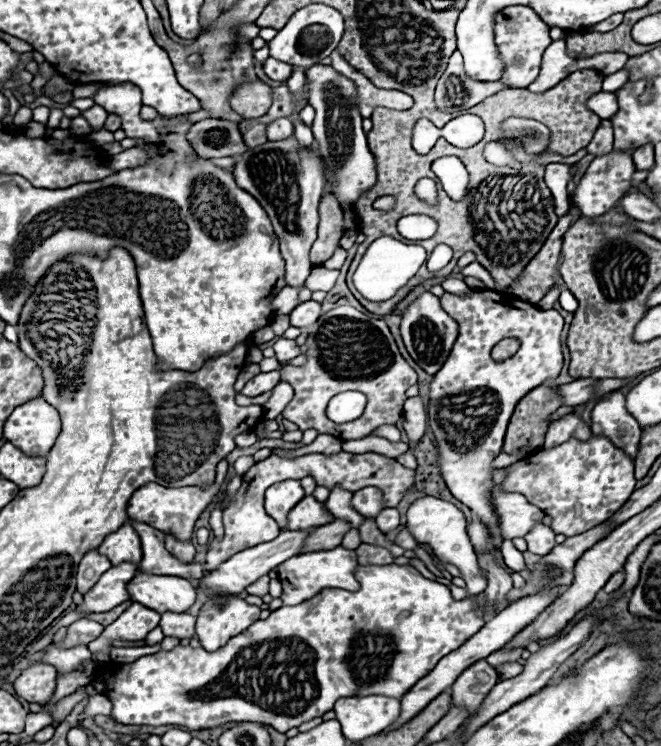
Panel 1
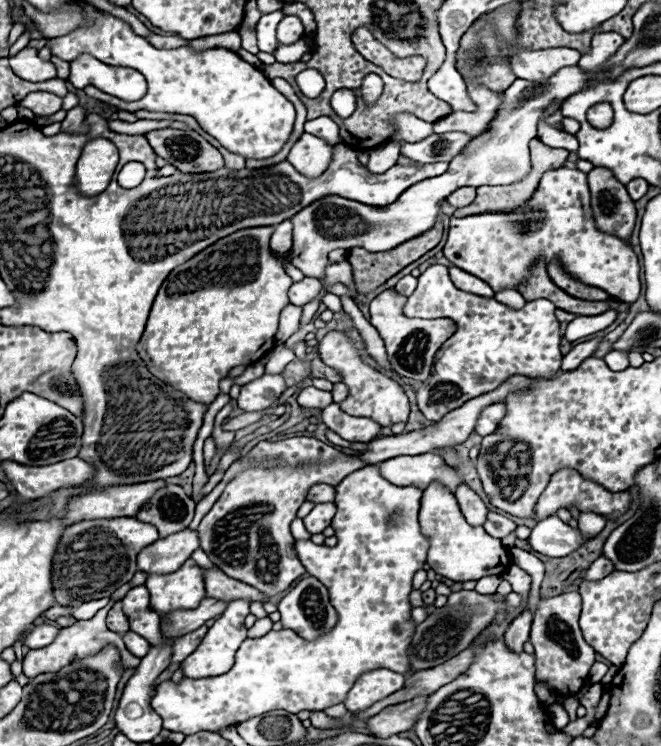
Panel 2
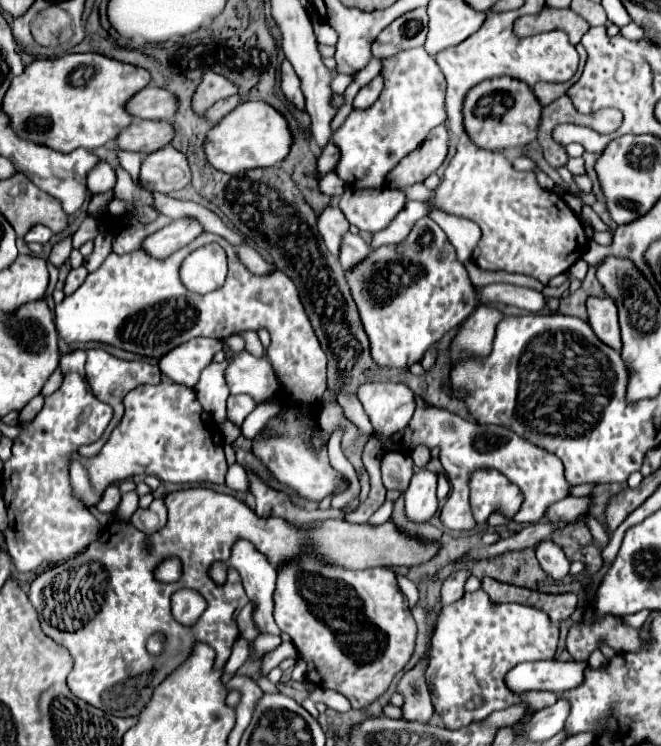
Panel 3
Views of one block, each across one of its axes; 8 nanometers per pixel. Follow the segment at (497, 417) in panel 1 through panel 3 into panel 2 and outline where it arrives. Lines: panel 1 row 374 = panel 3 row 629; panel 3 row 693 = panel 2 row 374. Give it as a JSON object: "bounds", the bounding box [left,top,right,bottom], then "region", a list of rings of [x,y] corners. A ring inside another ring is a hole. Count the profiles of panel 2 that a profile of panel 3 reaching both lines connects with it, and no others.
{"bounds":[404,264,562,422],"region":[[[434,264],[422,272],[414,294],[408,296],[404,314],[408,318],[452,318],[458,326],[454,336],[436,352],[430,378],[416,390],[422,414],[432,422],[438,422],[470,398],[500,386],[510,374],[554,376],[560,370],[562,360],[562,336],[554,310],[556,306],[546,298],[526,302],[524,308],[514,310],[494,298],[464,292],[452,284],[448,268],[442,264]]]}

